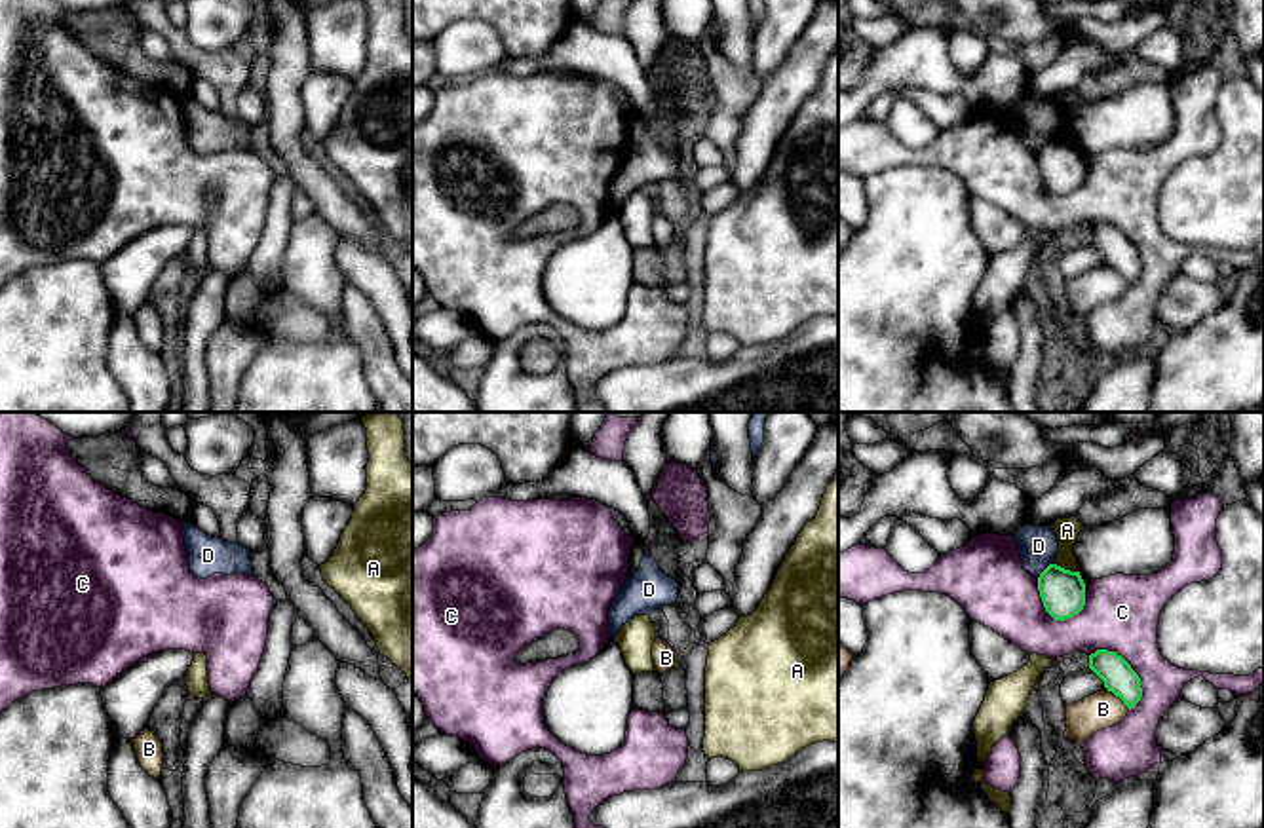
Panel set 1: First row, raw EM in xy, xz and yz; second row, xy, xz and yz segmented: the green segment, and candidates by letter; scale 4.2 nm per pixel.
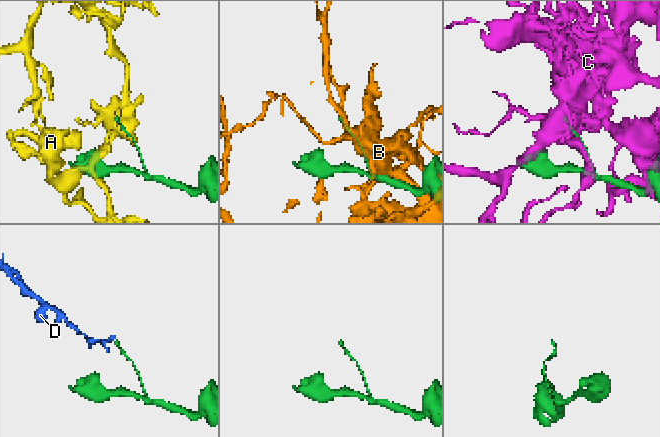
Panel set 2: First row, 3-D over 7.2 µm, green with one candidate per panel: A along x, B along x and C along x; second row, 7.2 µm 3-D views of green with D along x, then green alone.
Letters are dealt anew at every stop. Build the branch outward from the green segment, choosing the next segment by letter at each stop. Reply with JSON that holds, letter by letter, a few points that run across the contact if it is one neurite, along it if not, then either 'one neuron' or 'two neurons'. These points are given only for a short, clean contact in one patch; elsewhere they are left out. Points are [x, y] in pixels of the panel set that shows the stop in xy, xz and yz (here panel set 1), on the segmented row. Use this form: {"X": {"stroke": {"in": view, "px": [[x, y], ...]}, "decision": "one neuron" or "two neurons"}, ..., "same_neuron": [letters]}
{"A": {"decision": "two neurons"}, "B": {"decision": "two neurons"}, "C": {"decision": "two neurons"}, "D": {"stroke": {"in": "yz", "px": [[1052, 563], [1036, 578]]}, "decision": "two neurons"}, "same_neuron": []}

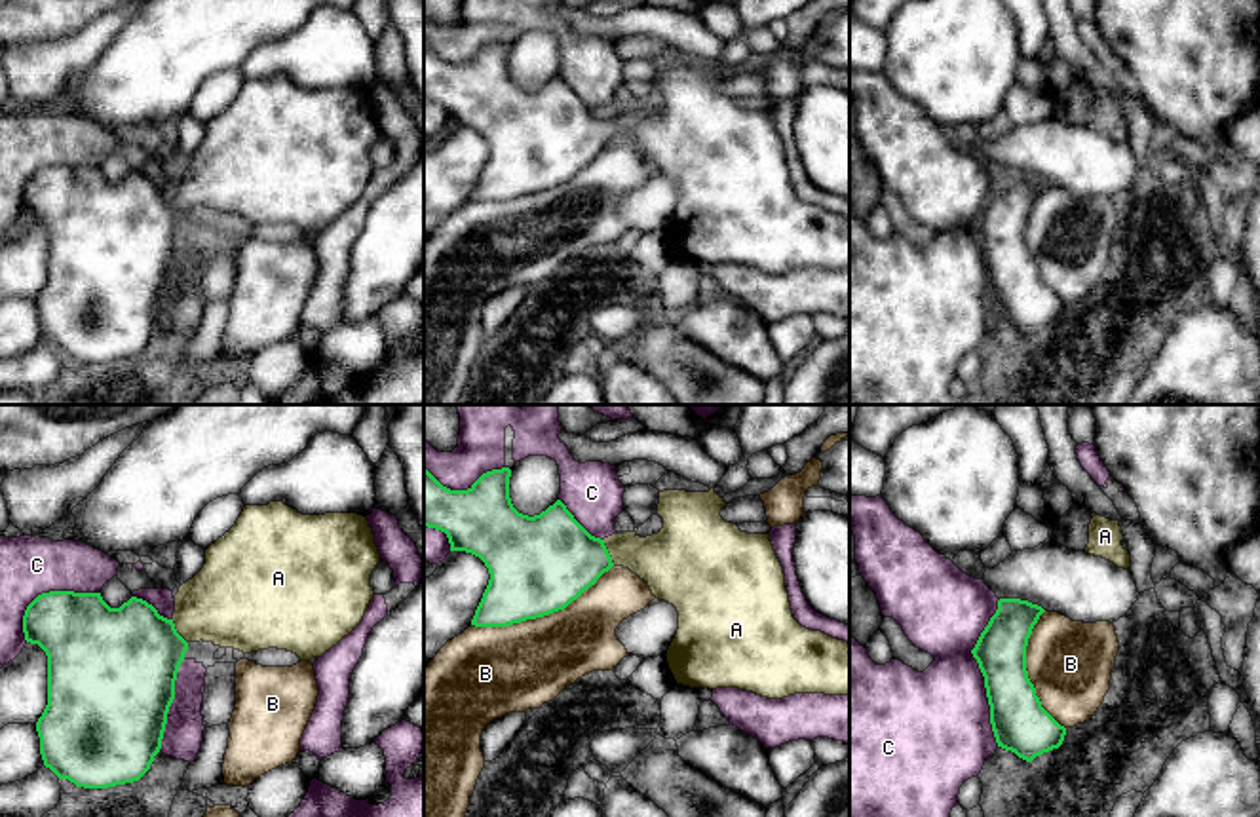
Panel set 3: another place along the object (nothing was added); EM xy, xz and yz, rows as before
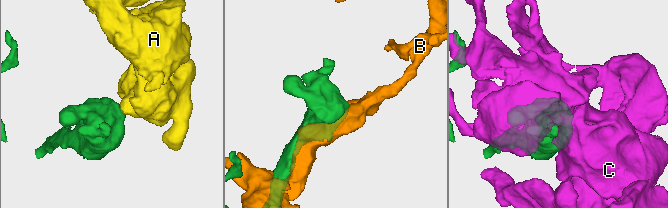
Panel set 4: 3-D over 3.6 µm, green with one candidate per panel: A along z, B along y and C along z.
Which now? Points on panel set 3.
{"A": {"stroke": {"in": "xz", "px": [[550, 559], [584, 559], [609, 553], [639, 553], [666, 561]]}, "decision": "one neuron"}, "B": {"decision": "two neurons"}, "C": {"decision": "two neurons"}, "same_neuron": ["A"]}

